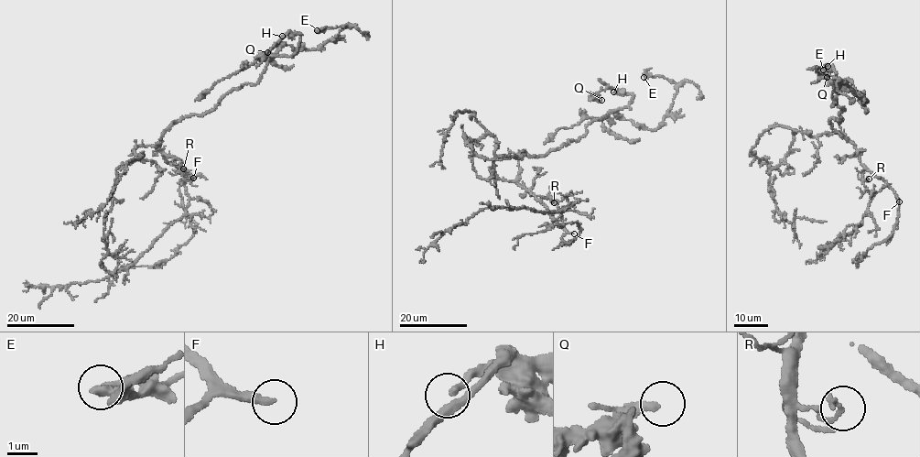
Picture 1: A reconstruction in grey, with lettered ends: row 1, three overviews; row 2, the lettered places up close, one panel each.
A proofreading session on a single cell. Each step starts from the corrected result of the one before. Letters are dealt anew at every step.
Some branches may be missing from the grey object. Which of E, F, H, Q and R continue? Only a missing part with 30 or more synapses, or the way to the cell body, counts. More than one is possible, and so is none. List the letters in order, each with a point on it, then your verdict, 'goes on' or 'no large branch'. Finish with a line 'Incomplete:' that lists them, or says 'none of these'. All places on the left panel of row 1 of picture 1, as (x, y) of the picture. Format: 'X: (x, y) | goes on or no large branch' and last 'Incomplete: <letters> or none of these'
E: (317, 30) | no large branch
F: (193, 178) | goes on
H: (282, 36) | no large branch
Q: (267, 52) | no large branch
R: (183, 168) | no large branch
Incomplete: F

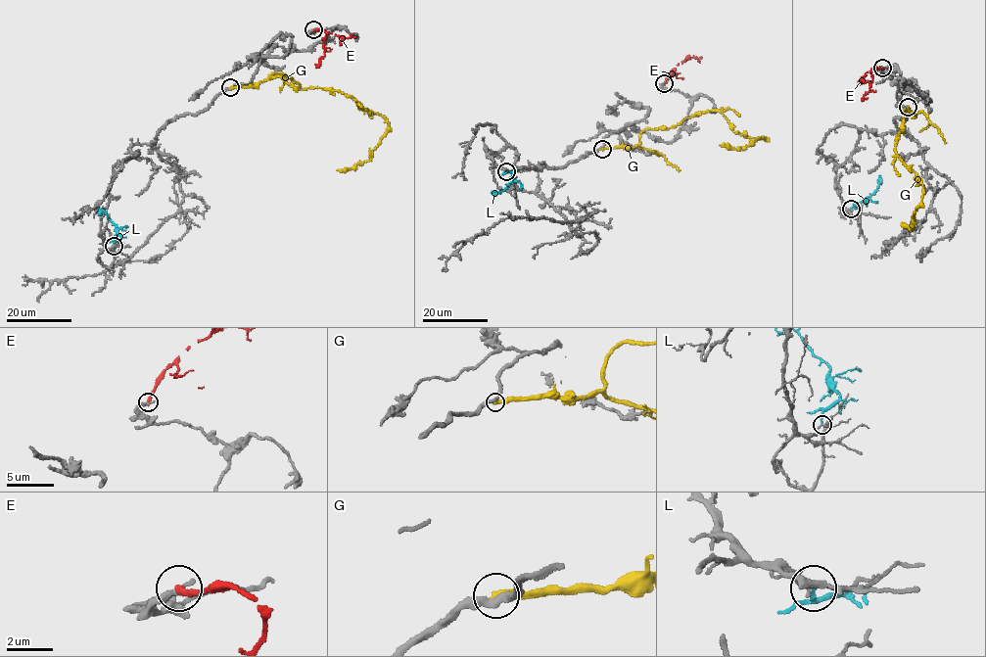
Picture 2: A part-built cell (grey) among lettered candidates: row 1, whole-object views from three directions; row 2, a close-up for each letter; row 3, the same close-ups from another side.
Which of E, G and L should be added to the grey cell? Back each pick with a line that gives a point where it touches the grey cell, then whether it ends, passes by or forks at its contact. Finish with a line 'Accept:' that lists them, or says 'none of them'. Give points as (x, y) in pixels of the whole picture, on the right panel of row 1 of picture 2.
L: (851, 209) | it ends
Accept: L

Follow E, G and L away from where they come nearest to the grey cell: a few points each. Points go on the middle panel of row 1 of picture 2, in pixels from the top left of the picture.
E: (665, 83), (673, 70), (676, 75), (671, 73), (669, 78)
G: (602, 149), (638, 145), (645, 129), (676, 126), (715, 110), (734, 131), (766, 139), (735, 148), (720, 145)
L: (506, 171), (512, 173), (510, 185), (498, 192), (492, 192)

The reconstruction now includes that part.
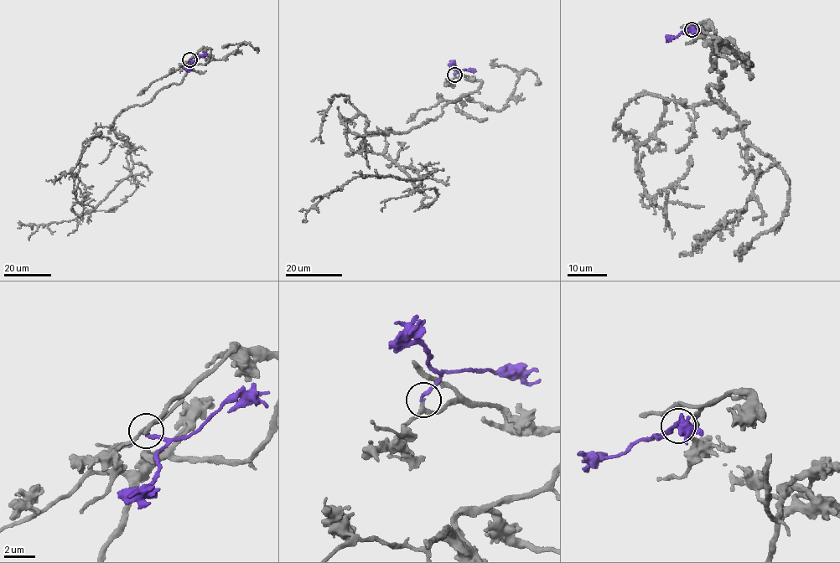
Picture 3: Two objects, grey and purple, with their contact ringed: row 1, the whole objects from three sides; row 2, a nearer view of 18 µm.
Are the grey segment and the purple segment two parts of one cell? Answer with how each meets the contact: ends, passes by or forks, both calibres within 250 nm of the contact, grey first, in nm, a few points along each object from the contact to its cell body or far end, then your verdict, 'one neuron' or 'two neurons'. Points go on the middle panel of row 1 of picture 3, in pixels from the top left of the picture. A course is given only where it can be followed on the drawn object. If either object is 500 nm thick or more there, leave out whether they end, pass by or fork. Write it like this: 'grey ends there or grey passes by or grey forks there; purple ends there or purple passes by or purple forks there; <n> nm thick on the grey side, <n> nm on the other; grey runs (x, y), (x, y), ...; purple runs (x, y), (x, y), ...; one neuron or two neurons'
grey passes by; purple ends there; 200 nm thick on the grey side, 200 nm on the other; grey runs (454, 74), (481, 85), (449, 101), (435, 119), (385, 136), (385, 155), (425, 177), (353, 177), (302, 220); purple runs (454, 74), (458, 69), (476, 71); one neuron

